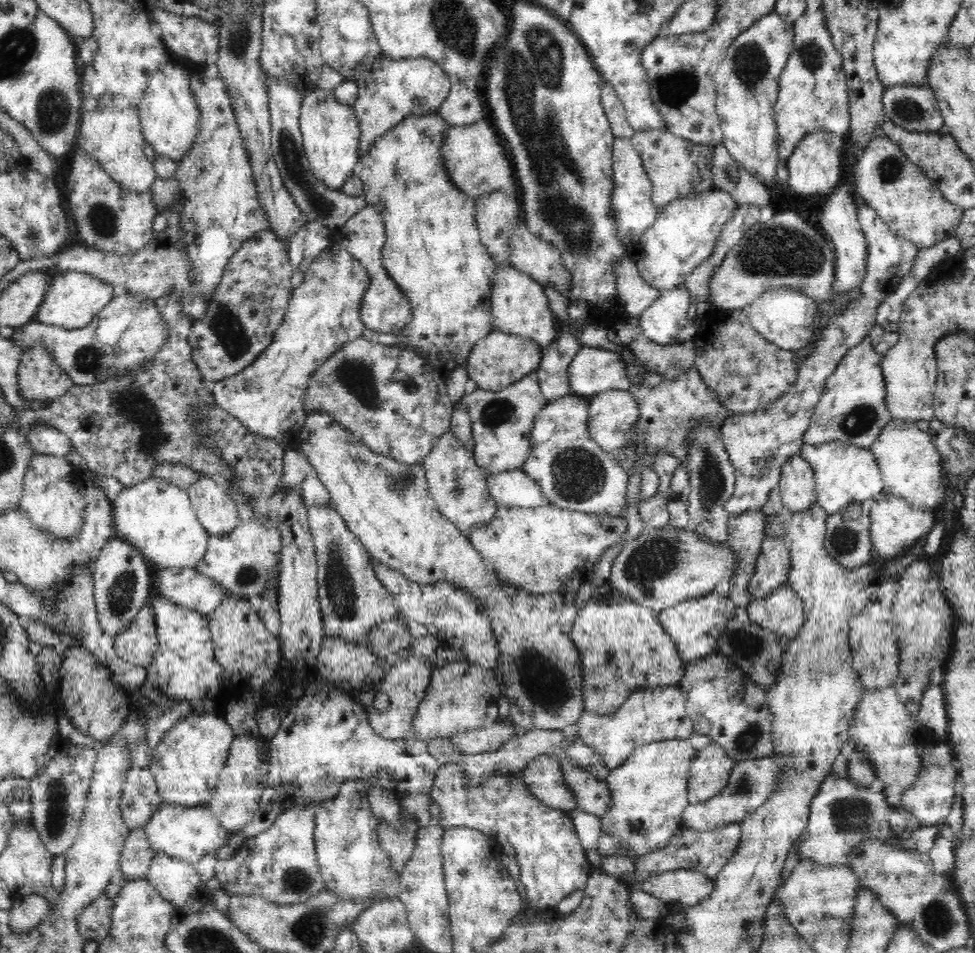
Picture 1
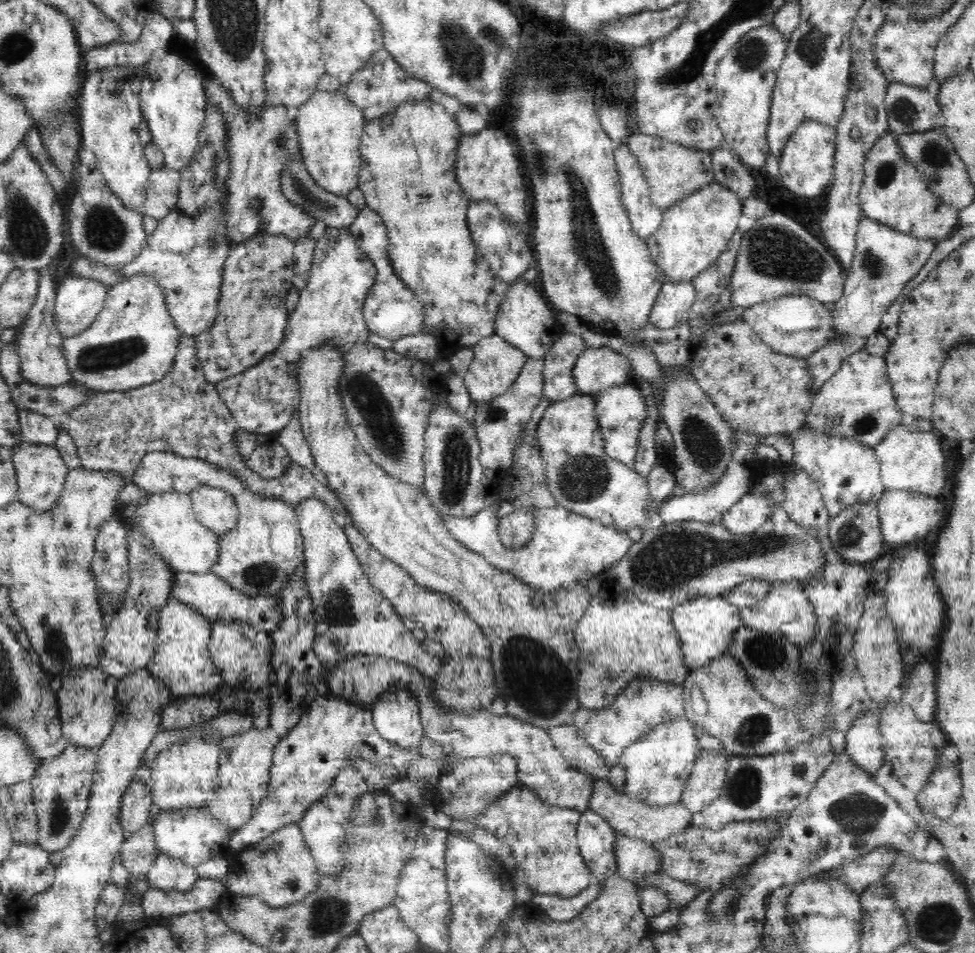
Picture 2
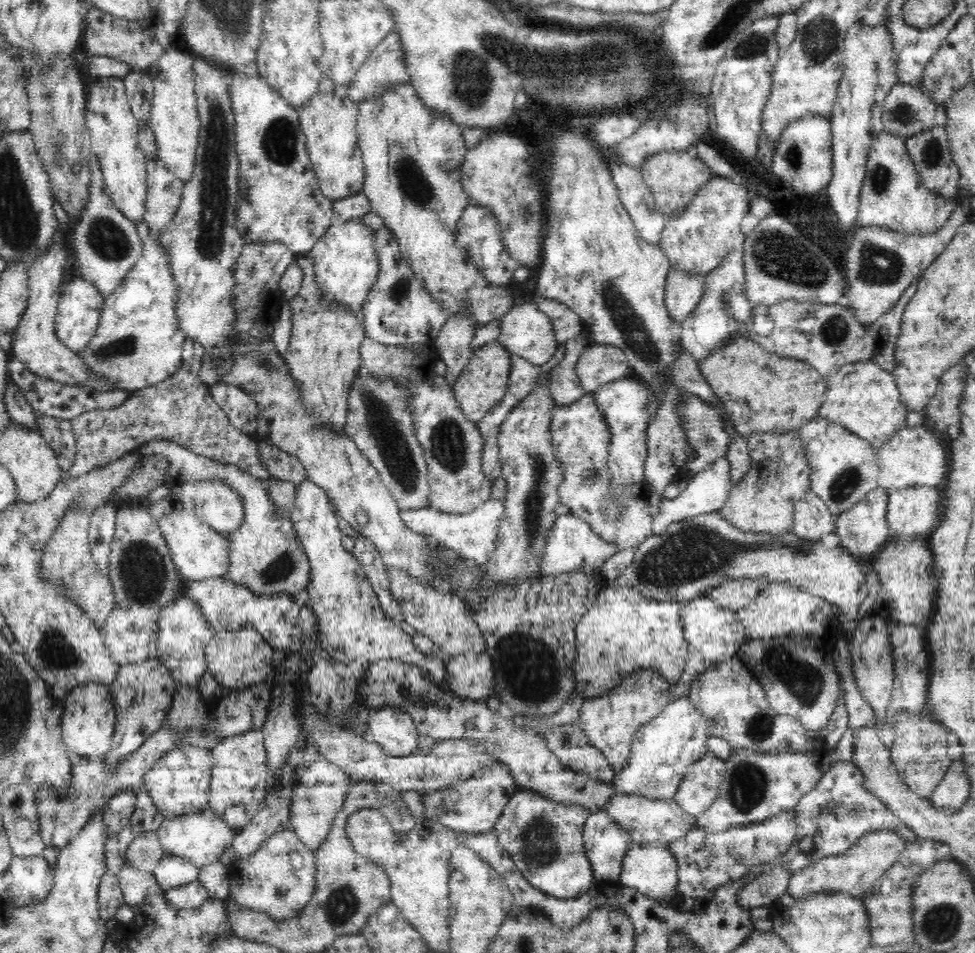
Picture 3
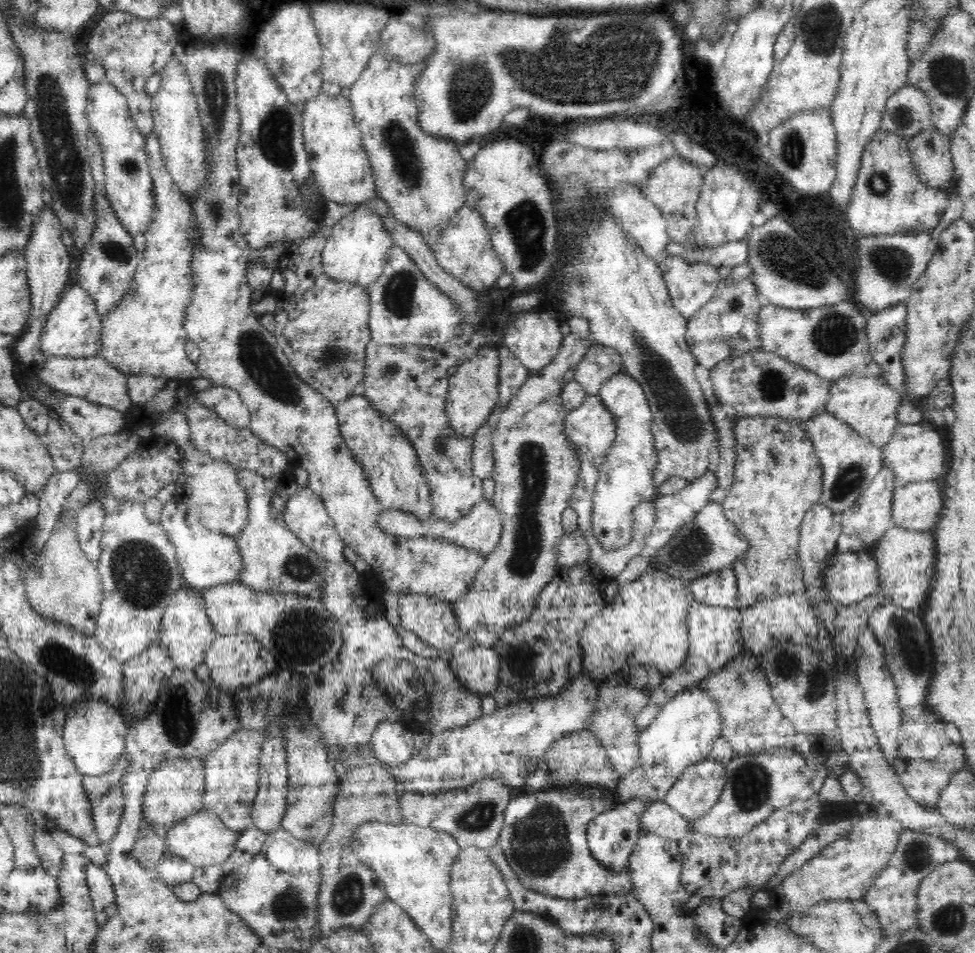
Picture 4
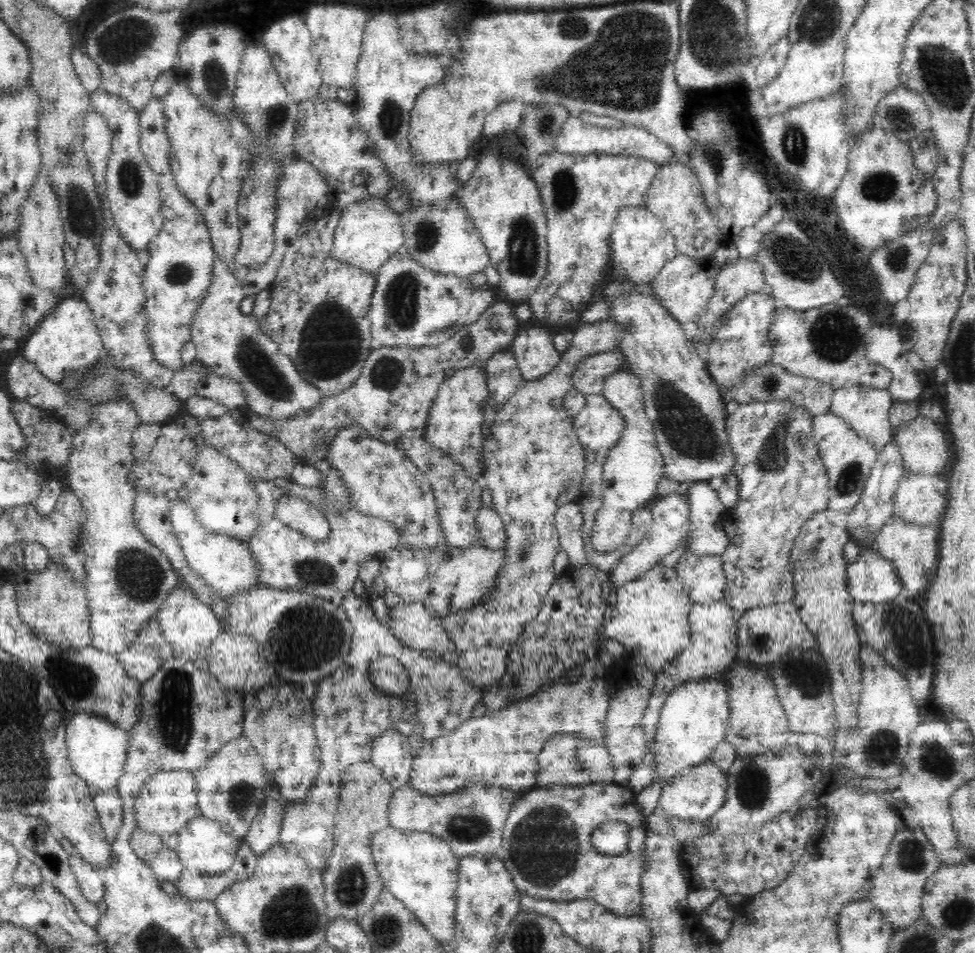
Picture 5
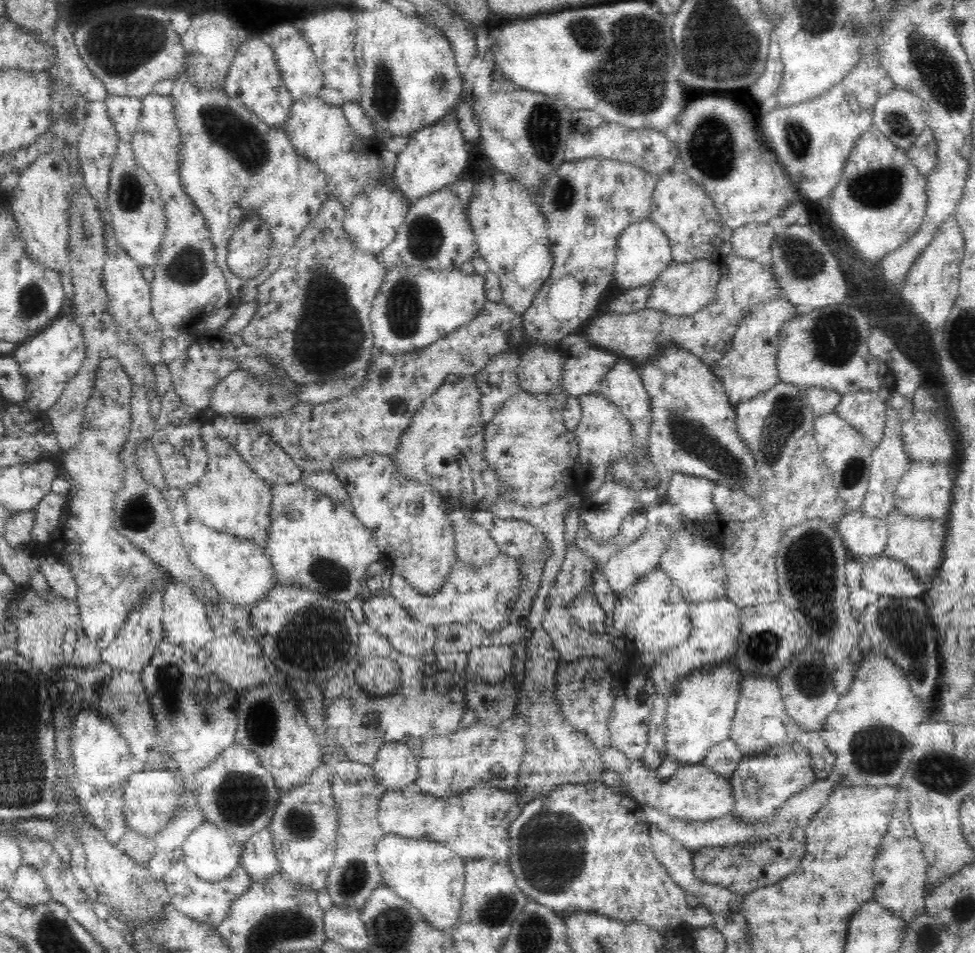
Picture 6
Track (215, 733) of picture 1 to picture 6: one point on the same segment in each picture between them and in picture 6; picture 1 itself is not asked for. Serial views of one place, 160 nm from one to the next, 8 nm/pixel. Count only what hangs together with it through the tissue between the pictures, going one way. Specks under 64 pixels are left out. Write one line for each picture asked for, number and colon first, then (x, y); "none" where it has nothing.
2: (183, 776)
3: (179, 783)
4: (175, 791)
5: (167, 802)
6: (149, 798)

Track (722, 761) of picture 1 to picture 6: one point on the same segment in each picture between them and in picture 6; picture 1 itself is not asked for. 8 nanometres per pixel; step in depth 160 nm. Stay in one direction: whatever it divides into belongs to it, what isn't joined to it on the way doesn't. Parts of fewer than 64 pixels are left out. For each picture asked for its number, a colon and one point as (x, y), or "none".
2: (704, 785)
3: (699, 788)
4: (698, 788)
5: (698, 792)
6: (695, 793)

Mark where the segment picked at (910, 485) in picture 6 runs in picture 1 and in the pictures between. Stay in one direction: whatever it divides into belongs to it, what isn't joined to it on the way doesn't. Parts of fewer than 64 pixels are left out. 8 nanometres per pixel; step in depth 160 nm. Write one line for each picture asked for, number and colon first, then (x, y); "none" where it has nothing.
1: (896, 525)
2: (905, 516)
3: (911, 511)
4: (917, 506)
5: (917, 493)

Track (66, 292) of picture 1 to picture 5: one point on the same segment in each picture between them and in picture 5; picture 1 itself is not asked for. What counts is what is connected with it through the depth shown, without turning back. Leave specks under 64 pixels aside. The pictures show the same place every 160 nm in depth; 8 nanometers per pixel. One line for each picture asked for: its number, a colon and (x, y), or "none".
2: (78, 301)
3: (79, 309)
4: (73, 329)
5: (68, 339)

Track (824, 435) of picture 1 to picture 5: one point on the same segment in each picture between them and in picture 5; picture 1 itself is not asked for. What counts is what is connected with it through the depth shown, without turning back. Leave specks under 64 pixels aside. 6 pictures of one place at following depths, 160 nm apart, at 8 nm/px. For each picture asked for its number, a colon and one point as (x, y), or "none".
2: (858, 402)
3: (864, 398)
4: (867, 404)
5: (867, 415)

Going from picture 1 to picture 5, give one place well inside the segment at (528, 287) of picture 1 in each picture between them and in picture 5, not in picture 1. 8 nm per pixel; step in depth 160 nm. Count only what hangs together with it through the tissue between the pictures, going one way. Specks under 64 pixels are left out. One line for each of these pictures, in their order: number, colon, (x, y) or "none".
2: (524, 319)
3: (526, 331)
4: (534, 337)
5: (532, 347)

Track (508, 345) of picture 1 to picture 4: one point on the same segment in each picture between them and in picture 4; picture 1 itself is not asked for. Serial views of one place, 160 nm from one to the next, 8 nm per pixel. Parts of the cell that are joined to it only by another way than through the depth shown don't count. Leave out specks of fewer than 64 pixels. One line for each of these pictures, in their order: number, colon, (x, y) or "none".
2: (496, 364)
3: (480, 385)
4: (472, 391)

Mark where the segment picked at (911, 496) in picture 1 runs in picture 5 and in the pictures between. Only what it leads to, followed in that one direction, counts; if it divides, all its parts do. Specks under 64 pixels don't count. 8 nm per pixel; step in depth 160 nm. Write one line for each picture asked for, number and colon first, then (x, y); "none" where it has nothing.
2: (910, 460)
3: (914, 457)
4: (916, 452)
5: (925, 450)

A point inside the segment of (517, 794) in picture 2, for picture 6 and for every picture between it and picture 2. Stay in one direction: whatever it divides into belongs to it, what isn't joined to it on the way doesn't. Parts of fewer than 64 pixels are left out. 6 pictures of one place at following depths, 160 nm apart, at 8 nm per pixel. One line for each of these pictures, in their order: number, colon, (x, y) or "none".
3: (545, 839)
4: (544, 838)
5: (547, 847)
6: (579, 830)

